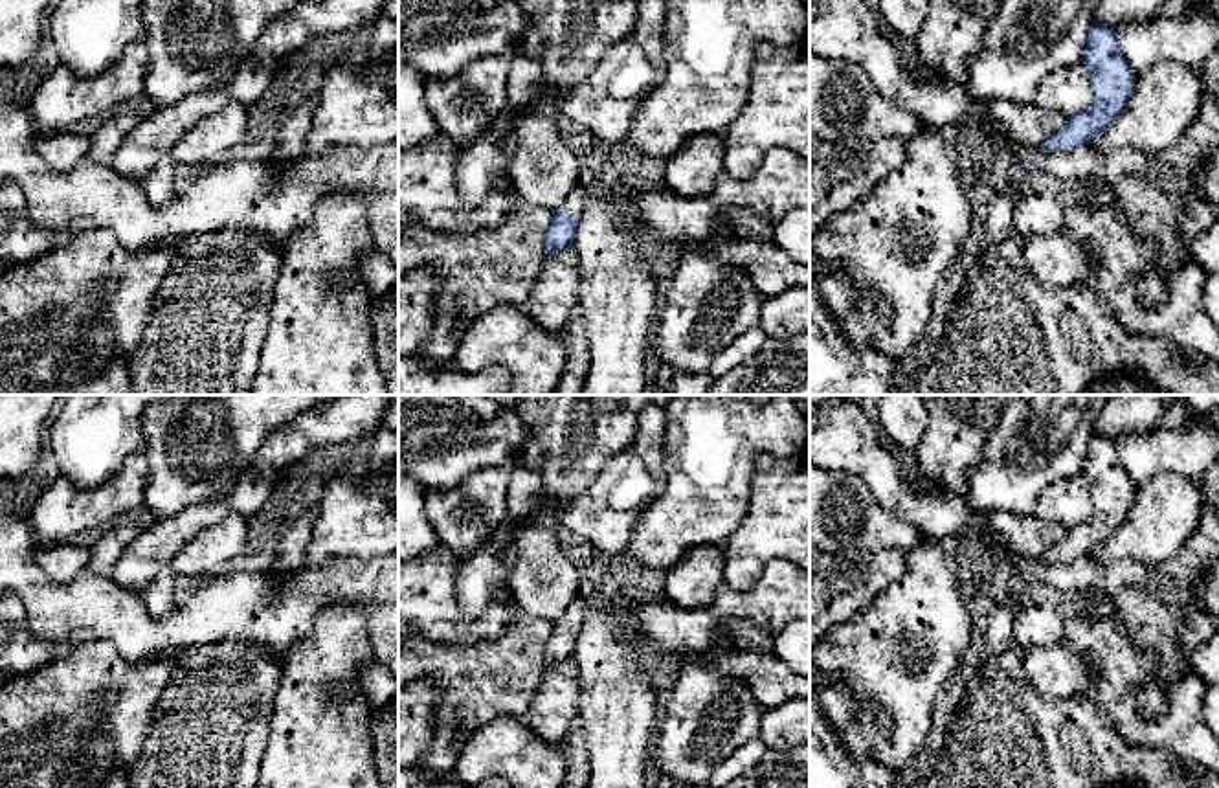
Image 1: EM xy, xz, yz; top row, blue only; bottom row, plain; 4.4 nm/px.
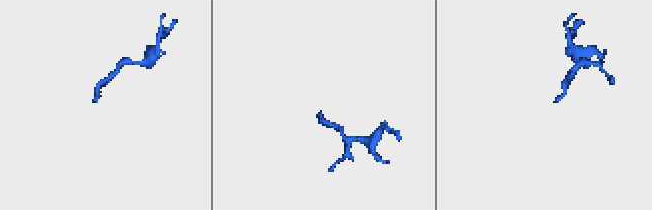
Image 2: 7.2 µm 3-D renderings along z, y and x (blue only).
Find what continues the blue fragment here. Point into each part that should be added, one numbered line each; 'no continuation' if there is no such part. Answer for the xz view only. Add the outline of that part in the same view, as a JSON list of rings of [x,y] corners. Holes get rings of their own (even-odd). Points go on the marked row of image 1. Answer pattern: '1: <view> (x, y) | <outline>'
1: xz (575, 202) | [[[576,186],[560,208],[564,217],[582,217],[586,209],[586,195],[582,186]]]

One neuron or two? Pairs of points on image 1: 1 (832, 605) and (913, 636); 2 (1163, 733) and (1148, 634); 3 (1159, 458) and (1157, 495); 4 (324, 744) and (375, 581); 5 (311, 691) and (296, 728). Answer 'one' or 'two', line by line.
1: two
2: two
3: two
4: two
5: one

